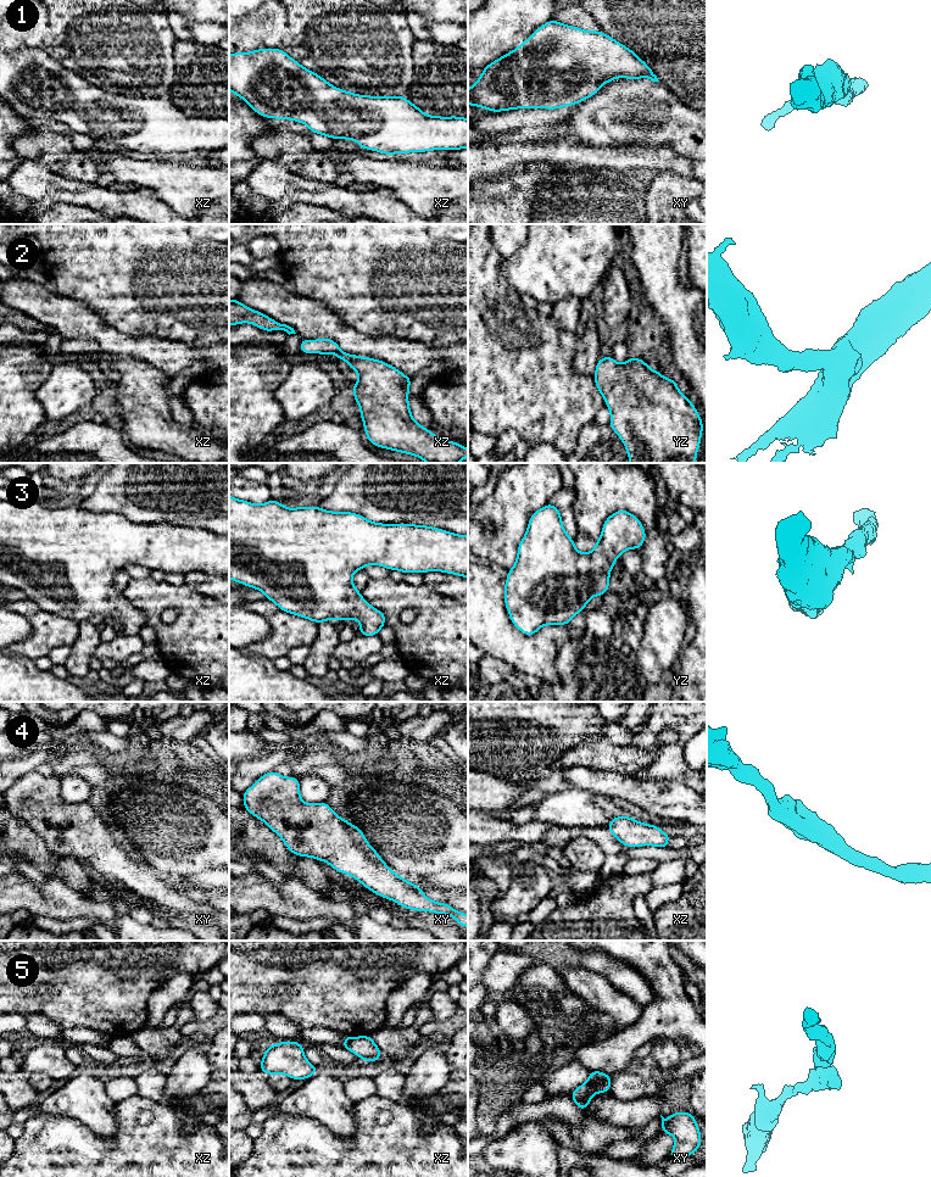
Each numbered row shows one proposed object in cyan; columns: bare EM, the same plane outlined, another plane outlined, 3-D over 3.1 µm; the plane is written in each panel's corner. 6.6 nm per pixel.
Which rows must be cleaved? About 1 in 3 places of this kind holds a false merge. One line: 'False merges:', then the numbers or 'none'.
False merges: 5

